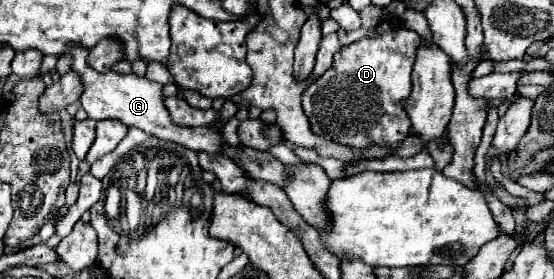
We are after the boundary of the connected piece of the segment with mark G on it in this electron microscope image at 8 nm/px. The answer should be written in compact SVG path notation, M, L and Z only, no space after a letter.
M69 45L69 49L65 53L71 55L71 71L77 71L77 75L83 81L83 93L81 93L79 101L91 119L95 119L95 121L117 119L117 121L125 123L127 127L139 127L145 133L151 133L165 141L175 141L187 149L207 151L209 155L221 155L223 139L221 139L219 131L211 131L207 127L195 127L195 129L179 127L169 119L169 113L163 105L163 93L161 93L163 85L147 81L145 77L139 77L135 73L125 75L125 77L121 77L121 75L107 77L105 73L99 73L87 65L89 49L81 49L79 45Z

